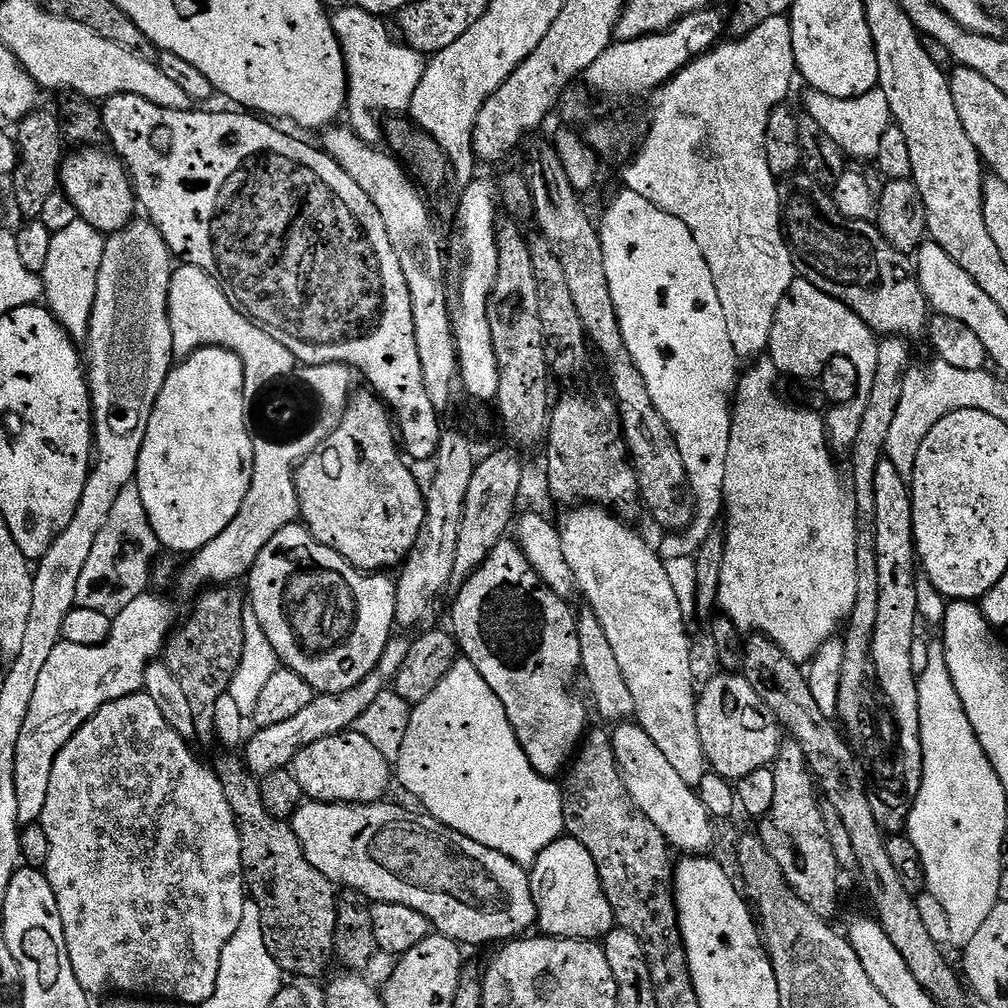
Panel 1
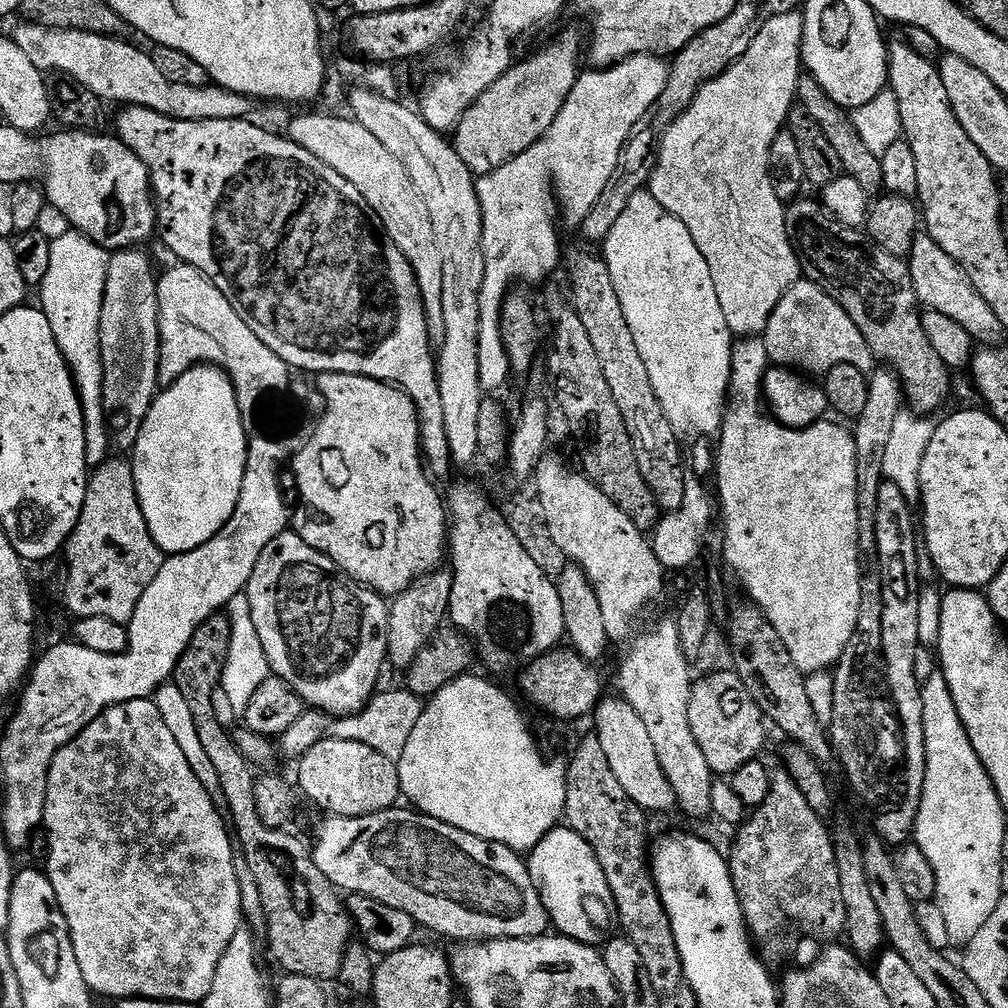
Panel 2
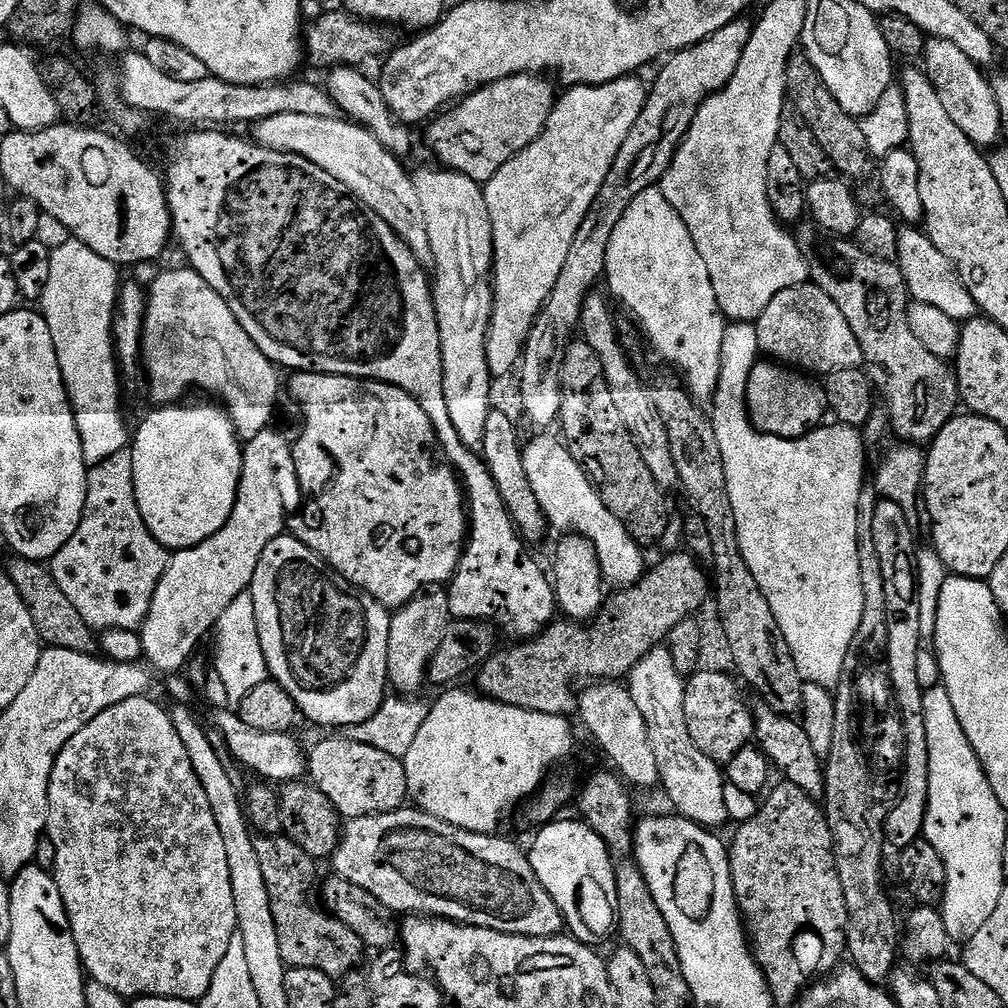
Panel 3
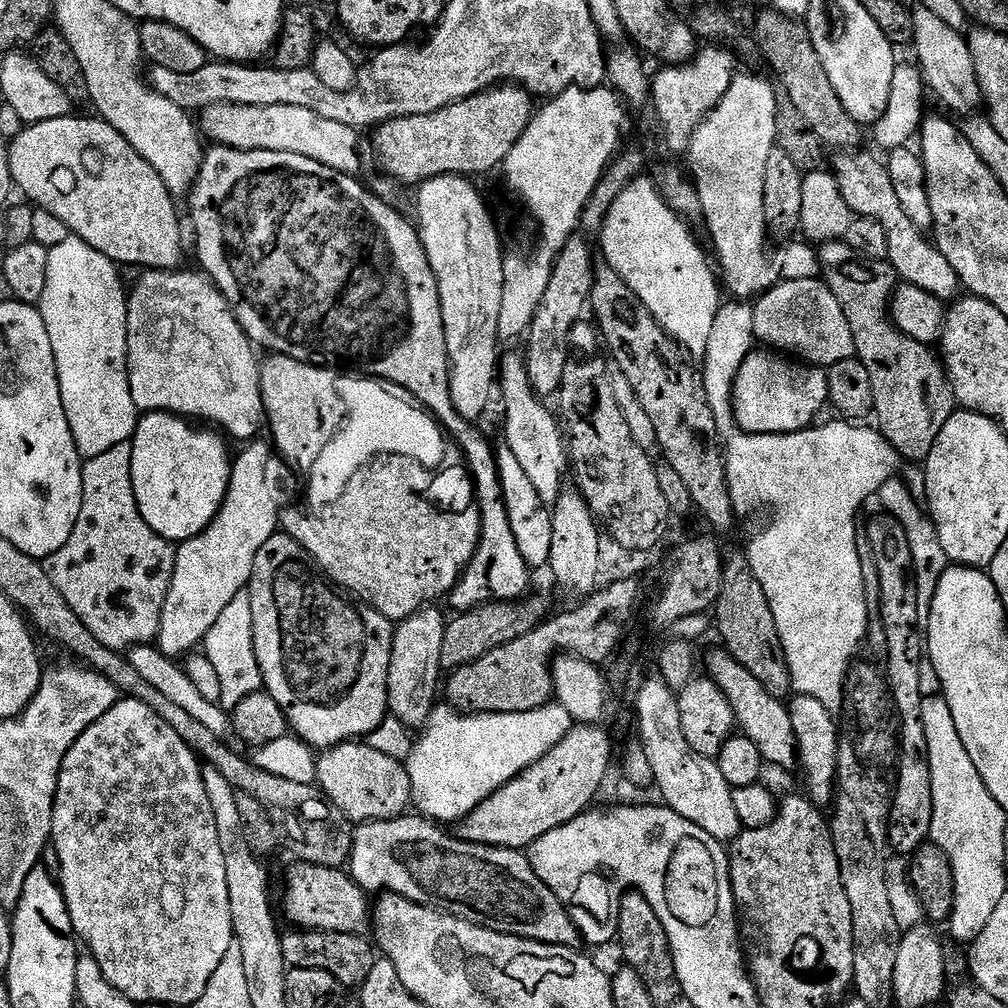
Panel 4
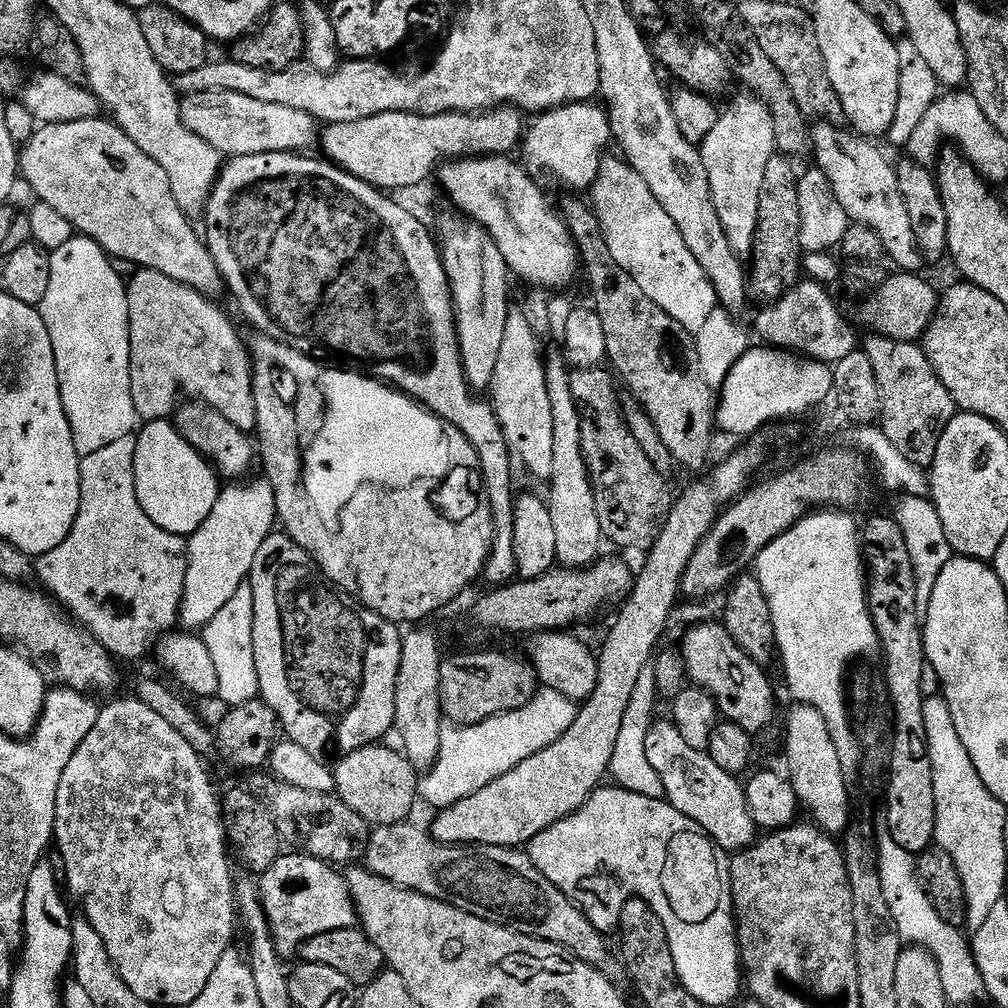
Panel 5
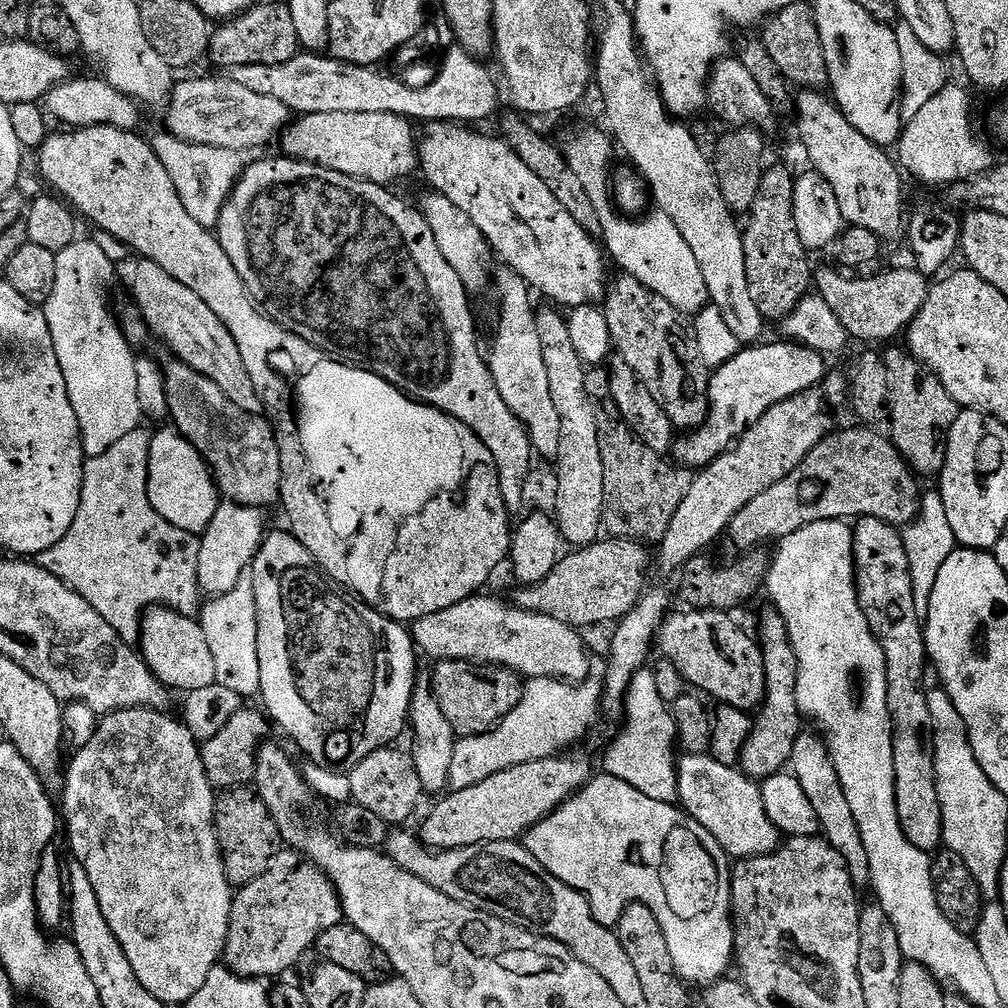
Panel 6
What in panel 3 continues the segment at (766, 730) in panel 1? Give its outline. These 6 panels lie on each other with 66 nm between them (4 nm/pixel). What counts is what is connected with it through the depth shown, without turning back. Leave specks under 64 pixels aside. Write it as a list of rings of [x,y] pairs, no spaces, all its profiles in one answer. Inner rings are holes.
[[[701,670],[687,677],[684,686],[686,730],[694,738],[694,746],[716,764],[727,766],[738,750],[749,747],[754,740],[754,712],[740,693],[741,685],[724,672]]]

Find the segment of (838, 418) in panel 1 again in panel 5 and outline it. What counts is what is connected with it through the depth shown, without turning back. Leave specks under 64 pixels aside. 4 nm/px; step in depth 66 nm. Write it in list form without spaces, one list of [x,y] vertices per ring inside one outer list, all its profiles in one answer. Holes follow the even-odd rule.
[[[797,283],[775,303],[761,307],[761,312],[756,316],[756,332],[764,339],[761,341],[765,345],[804,353],[824,364],[834,366],[837,361],[846,358],[846,354],[857,351],[858,340],[856,344],[856,336],[852,333],[851,326],[832,305],[831,298],[824,293],[827,291],[819,283],[807,283]]]

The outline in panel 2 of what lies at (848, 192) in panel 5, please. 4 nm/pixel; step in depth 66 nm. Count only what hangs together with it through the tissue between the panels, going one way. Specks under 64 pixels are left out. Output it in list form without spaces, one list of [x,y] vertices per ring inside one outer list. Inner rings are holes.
[[[917,235],[912,242],[912,252],[906,257],[906,263],[914,282],[916,299],[927,311],[954,318],[954,322],[958,322],[958,326],[962,326],[962,330],[969,332],[973,341],[981,345],[1000,346],[1005,343],[1003,340],[1006,340],[1006,334],[1002,330],[1002,322],[998,322],[998,314],[994,314],[994,310],[986,306],[982,294],[974,290],[970,278],[966,278],[958,262],[954,262],[954,258],[950,258],[950,254],[942,250],[942,246],[935,244],[931,236]]]

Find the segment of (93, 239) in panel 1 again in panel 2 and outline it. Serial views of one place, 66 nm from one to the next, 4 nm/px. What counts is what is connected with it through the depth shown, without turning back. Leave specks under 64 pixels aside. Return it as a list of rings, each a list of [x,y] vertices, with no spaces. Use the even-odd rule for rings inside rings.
[[[70,230],[62,238],[52,241],[50,246],[50,268],[46,278],[38,285],[39,307],[54,330],[58,350],[62,350],[64,361],[72,372],[72,381],[80,394],[80,405],[84,407],[84,429],[86,430],[86,458],[89,465],[99,466],[109,459],[110,432],[106,427],[104,410],[104,371],[100,353],[100,319],[102,302],[106,294],[106,270],[109,253],[99,248],[94,241],[82,233]]]

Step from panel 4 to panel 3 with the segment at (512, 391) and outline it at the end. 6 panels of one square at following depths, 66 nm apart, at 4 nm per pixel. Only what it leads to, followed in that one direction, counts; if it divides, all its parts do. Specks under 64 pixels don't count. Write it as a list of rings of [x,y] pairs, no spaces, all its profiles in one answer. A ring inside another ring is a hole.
[[[536,434],[532,441],[523,445],[526,475],[538,498],[549,525],[560,534],[586,537],[594,546],[600,563],[600,575],[612,586],[636,584],[646,571],[641,545],[626,530],[626,526],[602,502],[598,490],[584,472],[584,466],[570,454],[563,439],[550,434]]]

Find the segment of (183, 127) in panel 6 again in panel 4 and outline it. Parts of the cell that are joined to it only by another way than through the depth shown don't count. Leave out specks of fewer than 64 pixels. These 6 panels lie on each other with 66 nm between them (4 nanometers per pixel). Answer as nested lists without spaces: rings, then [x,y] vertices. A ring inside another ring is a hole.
[[[215,104],[204,109],[198,116],[198,127],[205,137],[212,139],[211,143],[225,148],[237,148],[238,150],[274,150],[286,154],[302,154],[302,158],[310,158],[314,162],[322,162],[322,166],[330,166],[330,170],[344,172],[347,176],[356,176],[360,168],[360,136],[357,129],[350,126],[342,126],[342,122],[330,122],[330,118],[322,118],[322,114],[314,114],[314,110],[306,110],[306,106],[238,106],[237,104]]]

